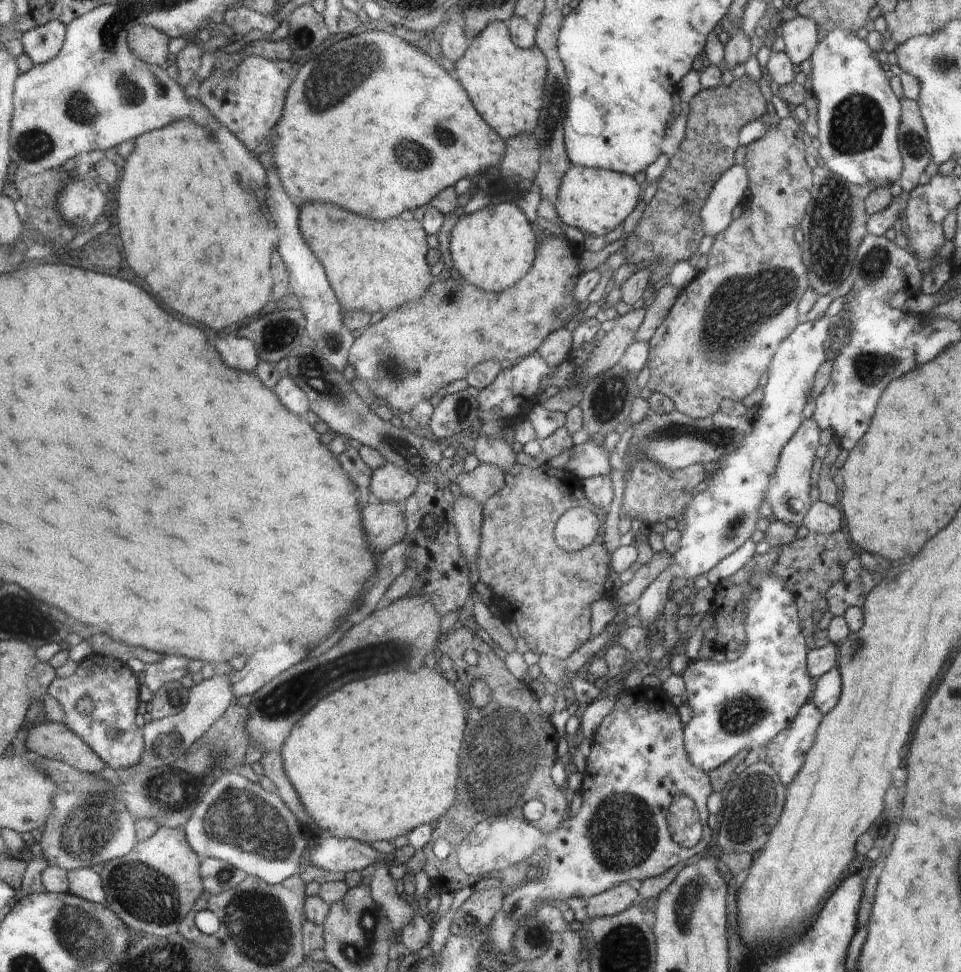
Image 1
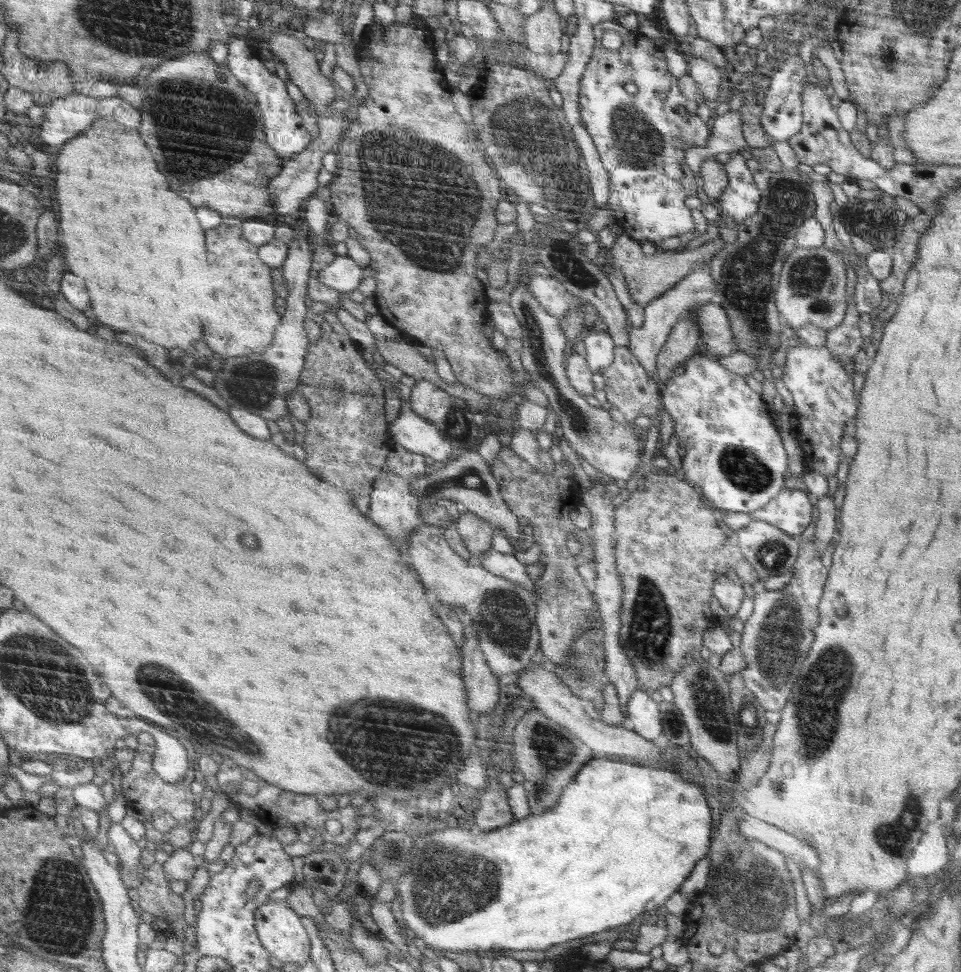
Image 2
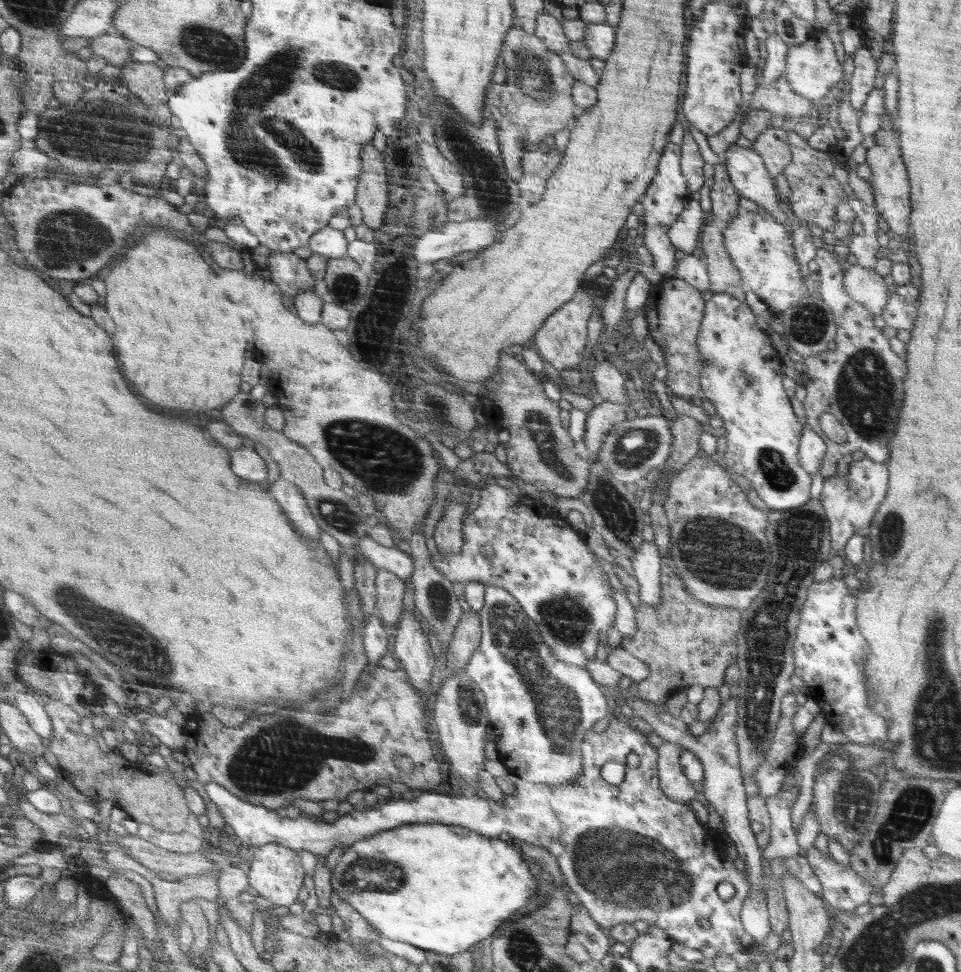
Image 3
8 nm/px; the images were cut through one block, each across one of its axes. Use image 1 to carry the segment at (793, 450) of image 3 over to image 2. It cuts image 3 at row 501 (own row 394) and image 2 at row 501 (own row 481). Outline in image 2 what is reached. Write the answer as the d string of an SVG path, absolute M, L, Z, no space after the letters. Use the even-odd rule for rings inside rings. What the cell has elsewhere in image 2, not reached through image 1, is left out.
M701 351L691 356L681 369L661 386L662 408L674 420L674 434L678 446L686 450L682 457L685 480L702 488L706 502L727 512L750 513L764 508L784 489L784 474L788 470L786 450L782 448L780 434L770 422L768 406L762 395L754 392L744 377L726 369Z

